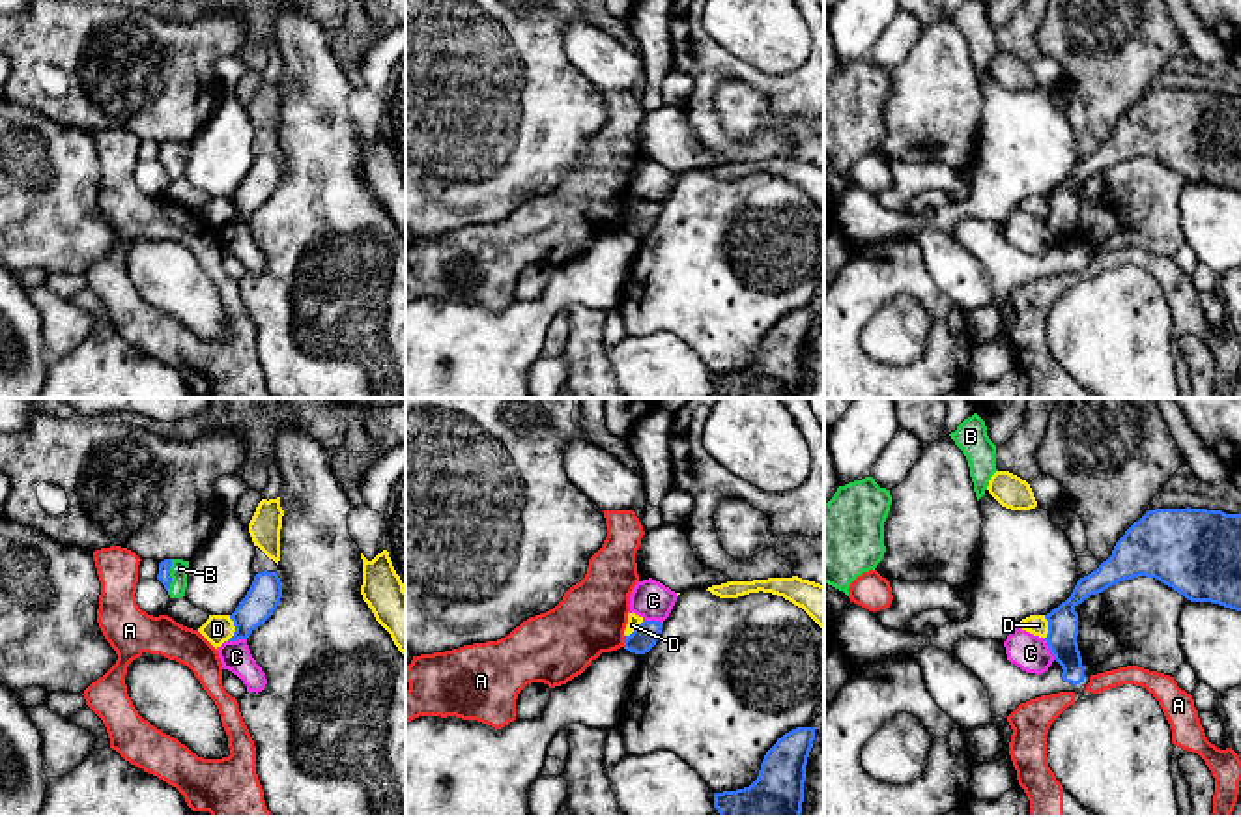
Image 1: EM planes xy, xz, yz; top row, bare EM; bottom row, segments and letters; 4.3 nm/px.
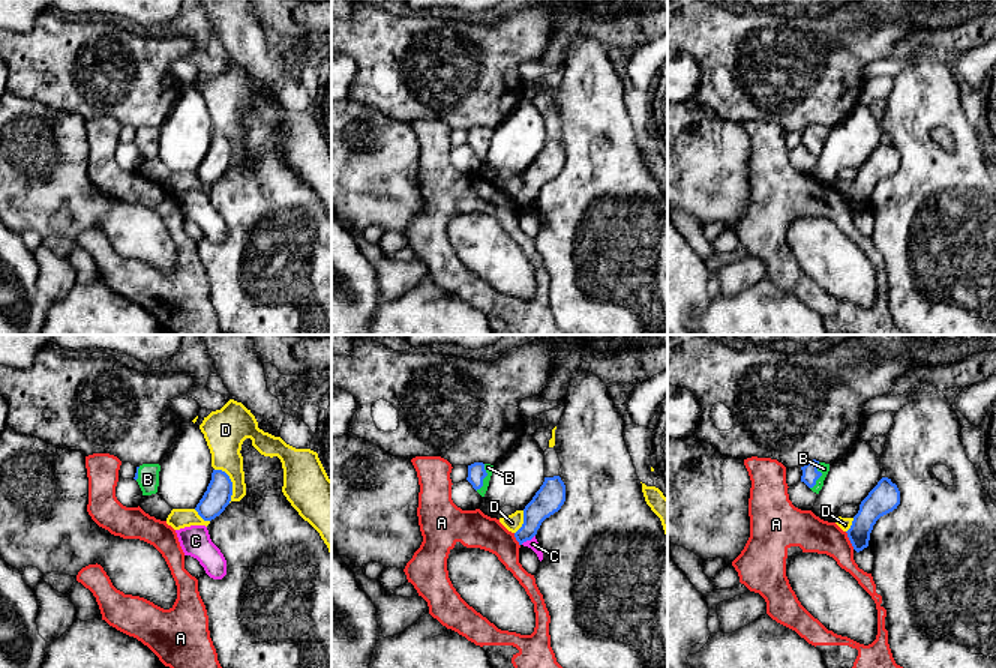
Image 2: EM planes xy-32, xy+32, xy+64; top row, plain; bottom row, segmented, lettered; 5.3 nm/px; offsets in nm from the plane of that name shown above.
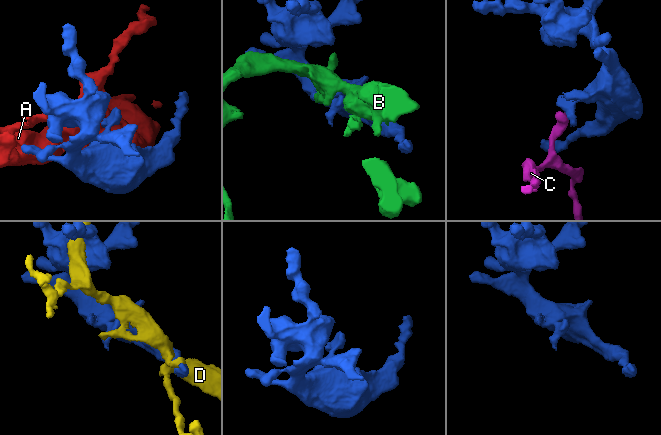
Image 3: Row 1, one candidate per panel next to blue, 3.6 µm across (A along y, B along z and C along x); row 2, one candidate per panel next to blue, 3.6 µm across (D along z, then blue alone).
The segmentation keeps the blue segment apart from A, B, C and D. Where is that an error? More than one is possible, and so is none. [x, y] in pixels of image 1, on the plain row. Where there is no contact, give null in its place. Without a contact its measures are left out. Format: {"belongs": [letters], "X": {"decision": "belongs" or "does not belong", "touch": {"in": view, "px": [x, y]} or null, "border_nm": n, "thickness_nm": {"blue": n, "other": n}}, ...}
{"belongs": ["B"], "A": {"decision": "does not belong", "touch": {"in": "xz", "px": [625, 223]}, "border_nm": 50, "thickness_nm": {"blue": 110, "other": 300}}, "B": {"decision": "belongs", "touch": {"in": "xy", "px": [169, 156]}, "border_nm": 140, "thickness_nm": {"blue": 60, "other": 80}}, "C": {"decision": "does not belong", "touch": {"in": "yz", "px": [1049, 229]}, "border_nm": 110, "thickness_nm": {"blue": 130, "other": 160}}, "D": {"decision": "does not belong", "touch": {"in": "xy", "px": [236, 210]}, "border_nm": 110, "thickness_nm": {"blue": 140, "other": 120}}}

